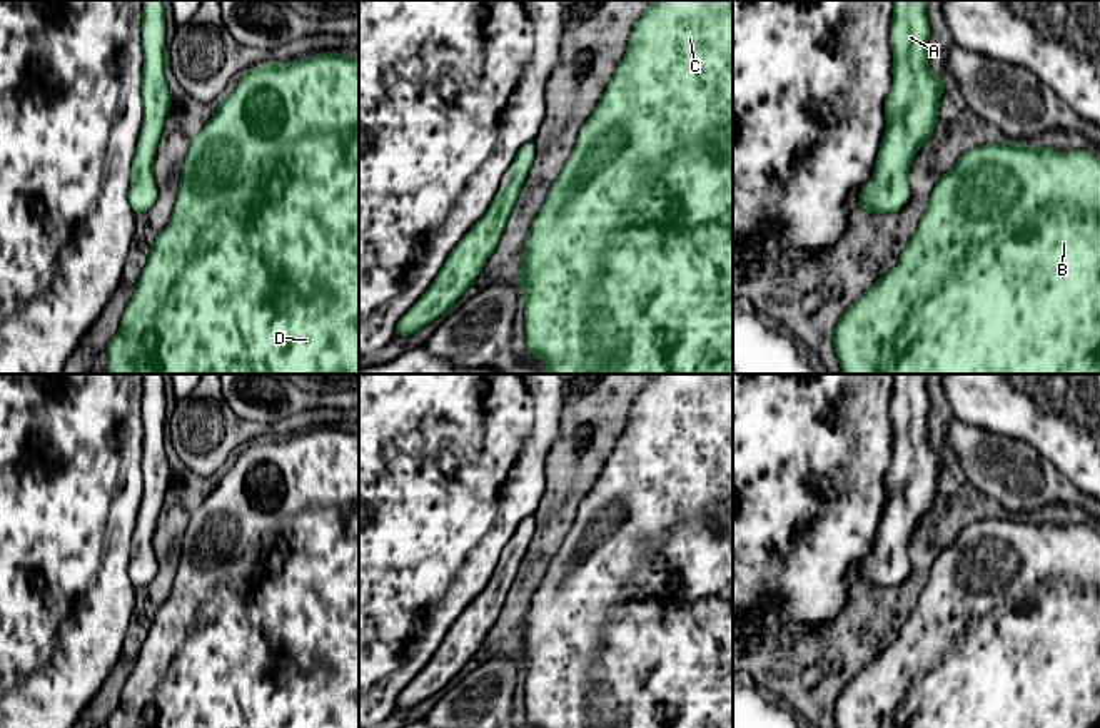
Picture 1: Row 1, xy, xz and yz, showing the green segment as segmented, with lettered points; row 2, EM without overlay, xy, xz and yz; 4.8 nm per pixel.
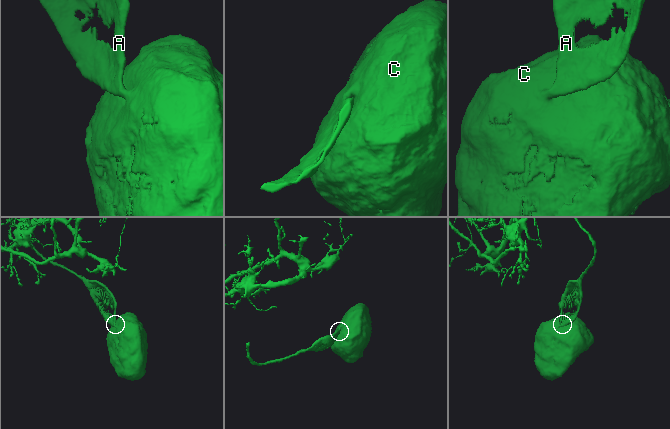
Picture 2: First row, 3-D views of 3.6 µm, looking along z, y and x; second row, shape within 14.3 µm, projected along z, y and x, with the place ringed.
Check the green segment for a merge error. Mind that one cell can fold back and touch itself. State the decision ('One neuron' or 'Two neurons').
One neuron

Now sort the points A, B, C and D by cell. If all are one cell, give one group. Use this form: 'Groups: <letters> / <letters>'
Groups: A B C D

